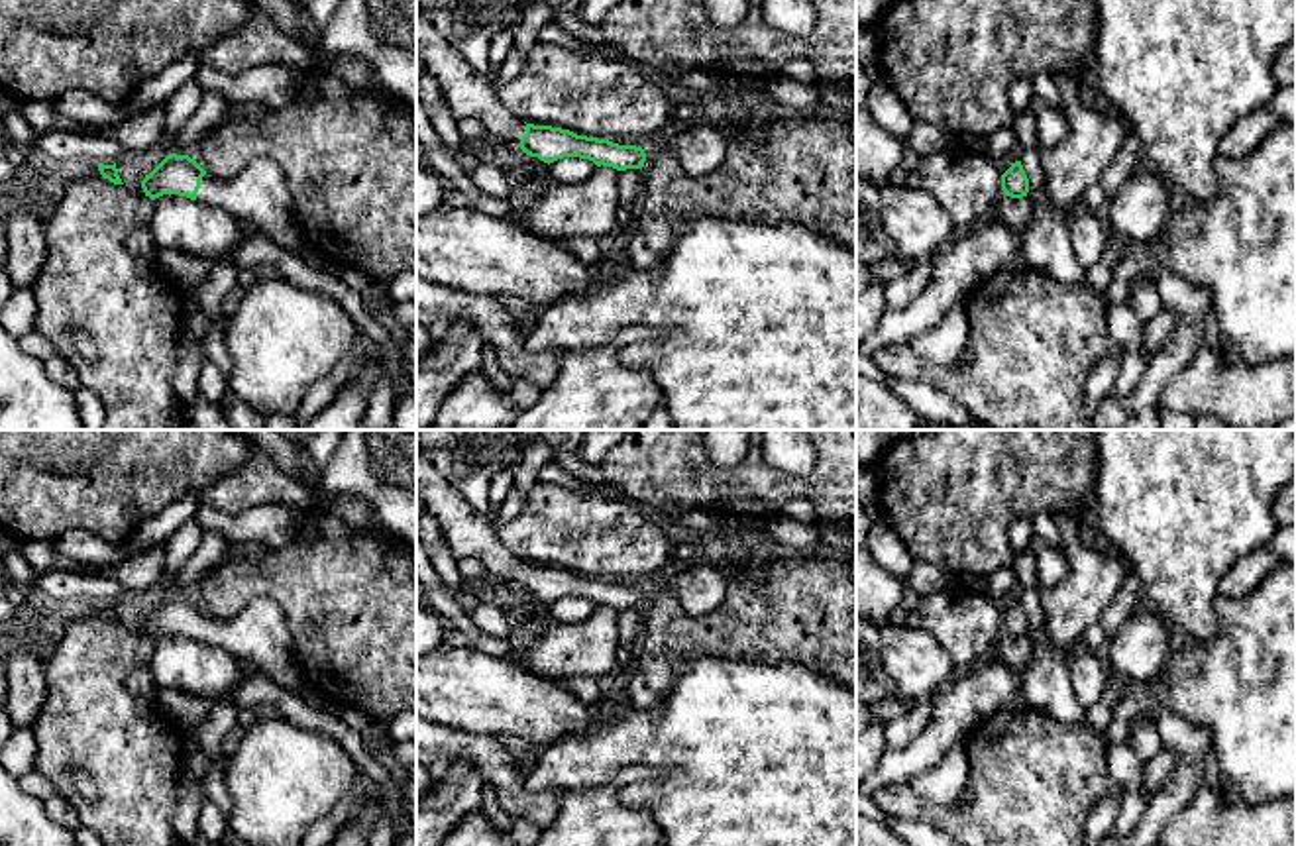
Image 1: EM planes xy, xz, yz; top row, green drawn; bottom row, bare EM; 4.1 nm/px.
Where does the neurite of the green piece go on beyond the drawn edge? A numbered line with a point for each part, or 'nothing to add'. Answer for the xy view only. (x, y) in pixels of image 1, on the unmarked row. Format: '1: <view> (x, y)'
1: xy (260, 633)

